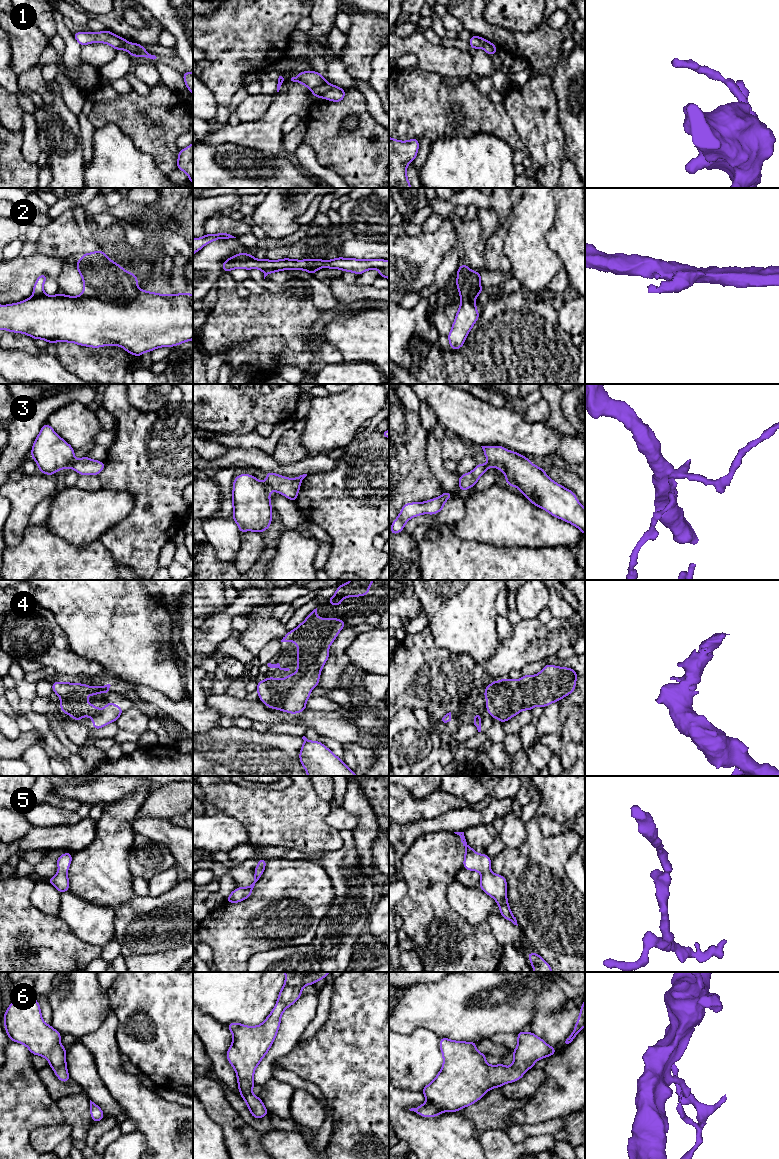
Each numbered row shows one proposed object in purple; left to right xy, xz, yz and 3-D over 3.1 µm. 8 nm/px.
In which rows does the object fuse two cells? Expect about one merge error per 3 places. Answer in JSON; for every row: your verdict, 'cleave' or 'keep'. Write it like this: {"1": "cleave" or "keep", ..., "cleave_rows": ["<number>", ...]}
{"1": "cleave", "2": "cleave", "3": "cleave", "4": "keep", "5": "keep", "6": "keep", "cleave_rows": ["1", "2", "3"]}

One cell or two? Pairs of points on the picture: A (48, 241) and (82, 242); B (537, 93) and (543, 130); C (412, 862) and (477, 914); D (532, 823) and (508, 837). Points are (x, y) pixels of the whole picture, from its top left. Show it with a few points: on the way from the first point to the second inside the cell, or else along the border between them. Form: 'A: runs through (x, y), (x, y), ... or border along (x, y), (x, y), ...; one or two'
A: runs through (56, 241), (74, 242); one
B: runs through (537, 102), (537, 121); one
C: border along (454, 878), (447, 888), (447, 902), (456, 912); two
D: border along (525, 823), (526, 839), (519, 846), (512, 847); two

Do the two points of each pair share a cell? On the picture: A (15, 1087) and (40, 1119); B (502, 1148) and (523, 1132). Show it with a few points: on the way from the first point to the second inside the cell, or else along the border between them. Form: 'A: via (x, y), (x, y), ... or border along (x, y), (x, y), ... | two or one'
A: via (16, 1095), (32, 1111) | one
B: border along (506, 1131), (509, 1138), (516, 1143), (534, 1135) | two

